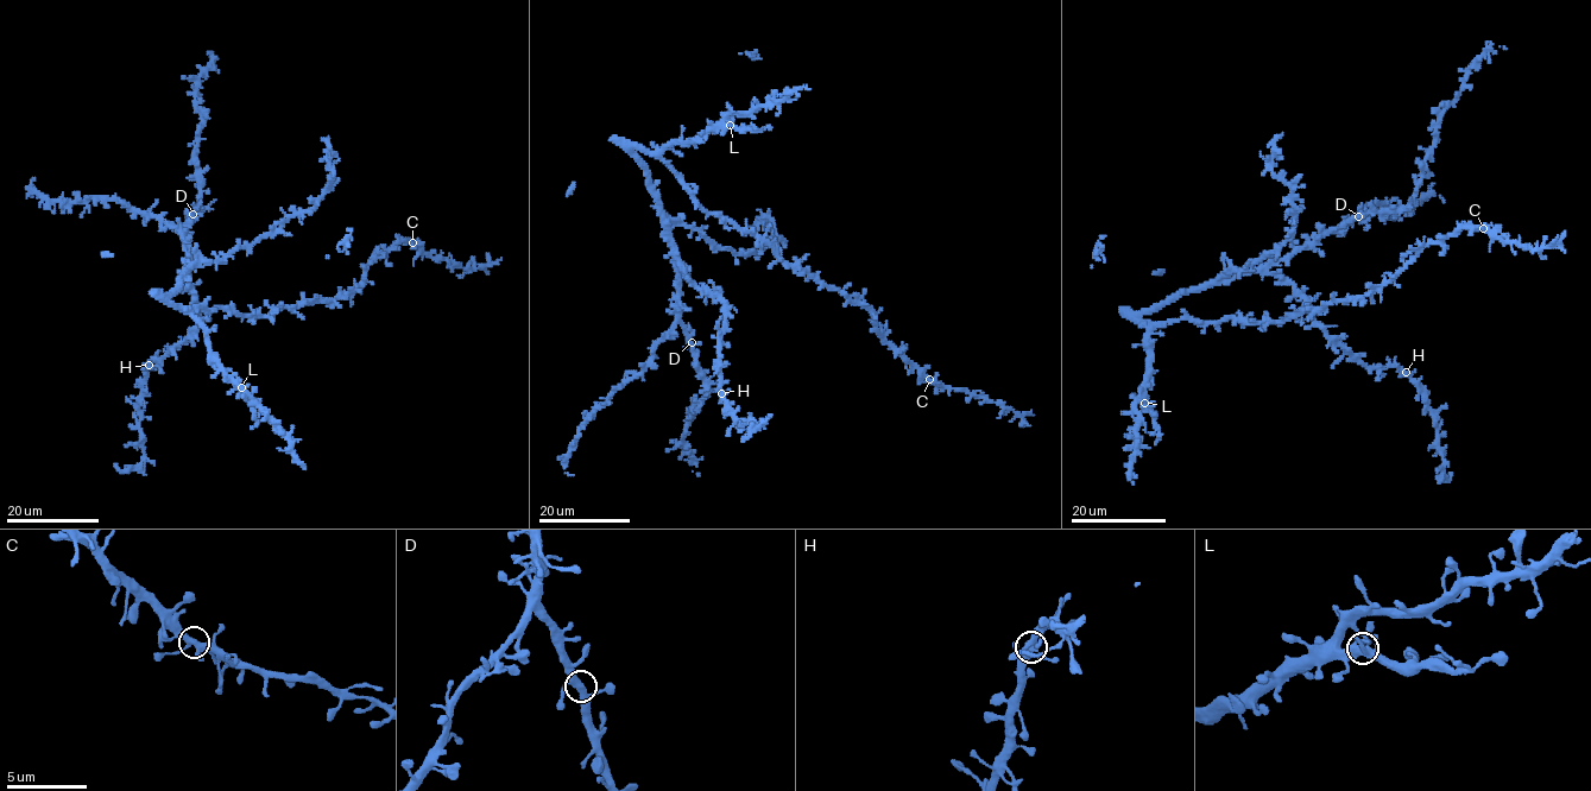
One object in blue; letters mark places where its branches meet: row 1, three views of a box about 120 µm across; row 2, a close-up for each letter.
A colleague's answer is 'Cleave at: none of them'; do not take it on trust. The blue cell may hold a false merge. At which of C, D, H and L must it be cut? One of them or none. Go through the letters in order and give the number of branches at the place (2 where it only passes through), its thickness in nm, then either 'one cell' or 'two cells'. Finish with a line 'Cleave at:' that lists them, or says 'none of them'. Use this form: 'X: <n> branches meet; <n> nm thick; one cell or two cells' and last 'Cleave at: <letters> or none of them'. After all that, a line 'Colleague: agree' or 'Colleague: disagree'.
C: 5 branches meet; 360 nm thick; one cell
D: 4 branches meet; 380 nm thick; one cell
H: 5 branches meet; 400 nm thick; one cell
L: 6 branches meet; 420 nm thick; one cell
Cleave at: none of them
Colleague: agree

